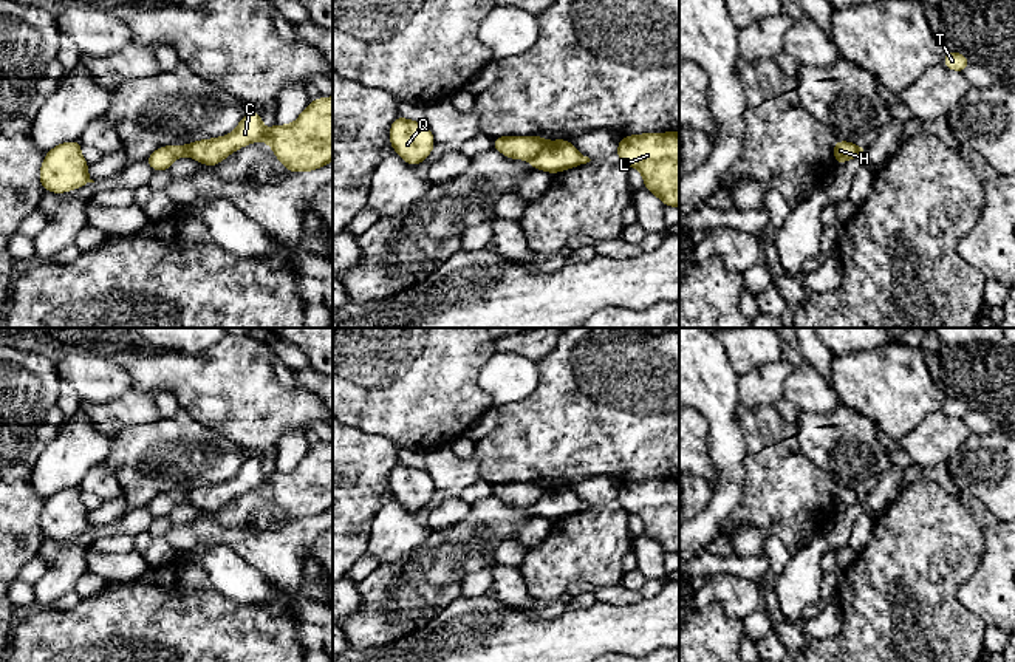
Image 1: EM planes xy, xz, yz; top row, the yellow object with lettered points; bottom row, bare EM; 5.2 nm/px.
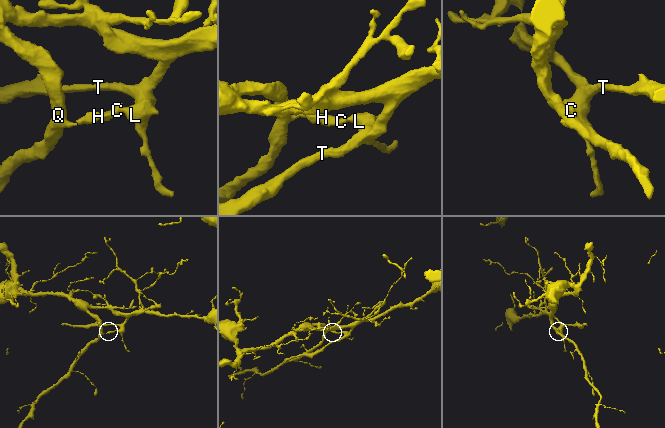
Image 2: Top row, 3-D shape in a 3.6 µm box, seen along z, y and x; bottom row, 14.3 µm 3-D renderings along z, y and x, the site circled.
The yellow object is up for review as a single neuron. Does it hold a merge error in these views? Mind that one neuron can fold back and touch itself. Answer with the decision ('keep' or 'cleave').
cleave

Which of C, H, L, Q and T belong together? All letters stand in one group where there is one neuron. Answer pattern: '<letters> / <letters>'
C L T / H Q

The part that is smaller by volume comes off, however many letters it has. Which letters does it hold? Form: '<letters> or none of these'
C, L, T

